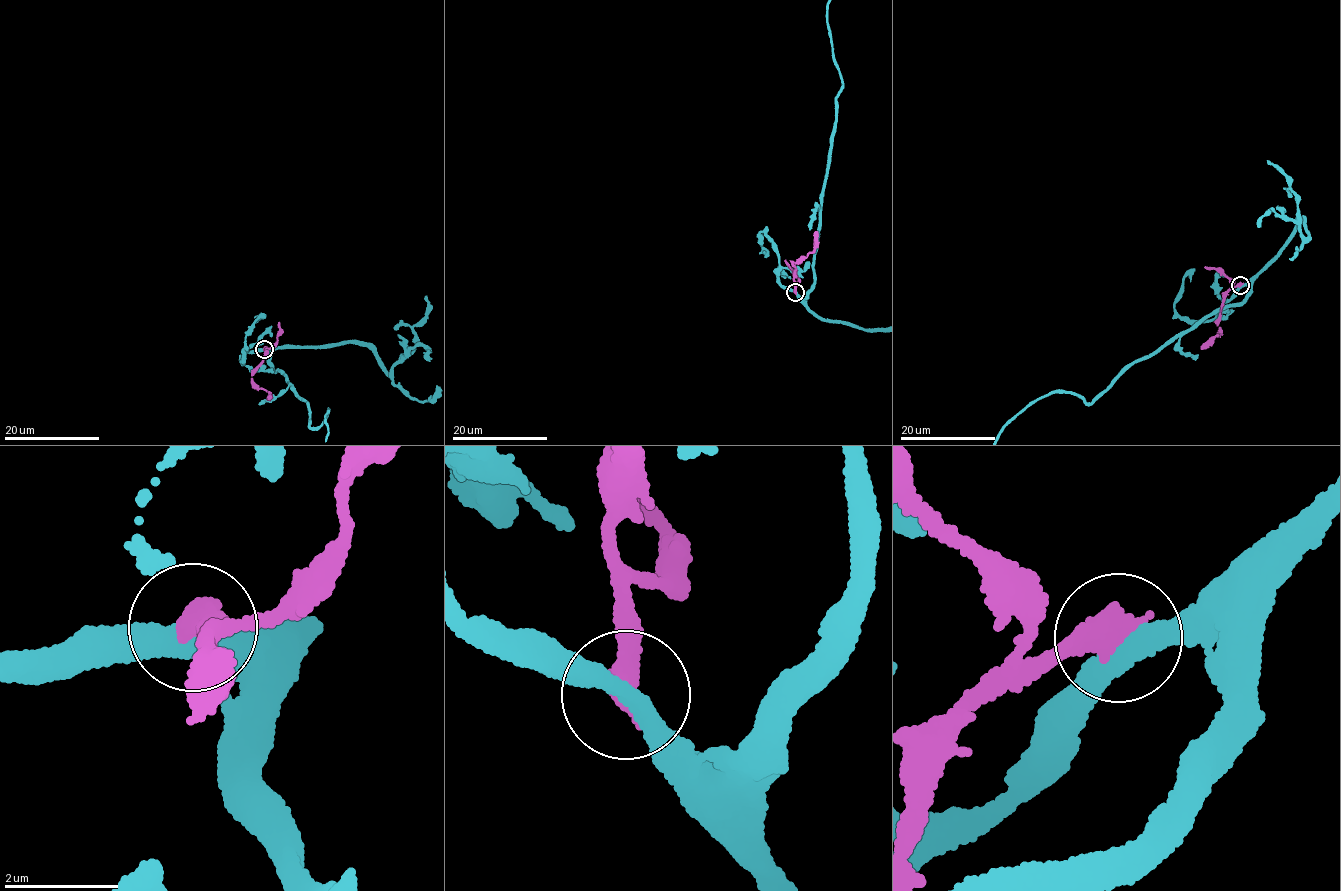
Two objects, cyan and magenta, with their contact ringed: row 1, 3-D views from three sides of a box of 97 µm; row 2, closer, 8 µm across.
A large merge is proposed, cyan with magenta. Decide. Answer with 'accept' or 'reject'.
reject

